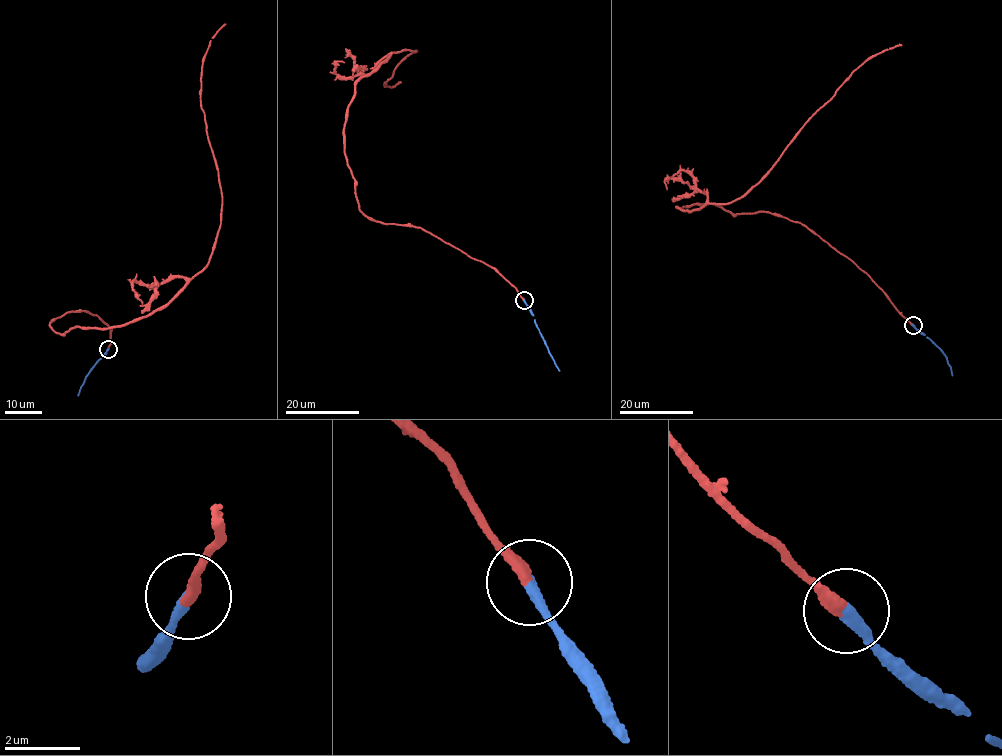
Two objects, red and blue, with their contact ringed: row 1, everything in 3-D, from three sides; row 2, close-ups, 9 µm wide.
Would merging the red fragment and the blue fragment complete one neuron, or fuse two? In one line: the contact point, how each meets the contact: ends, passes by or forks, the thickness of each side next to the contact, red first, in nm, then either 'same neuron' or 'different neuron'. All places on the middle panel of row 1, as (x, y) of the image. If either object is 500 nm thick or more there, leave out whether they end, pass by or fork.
at (524, 300); red ends there; blue ends there; 360 nm thick on the red side, 320 nm on the other; same neuron

